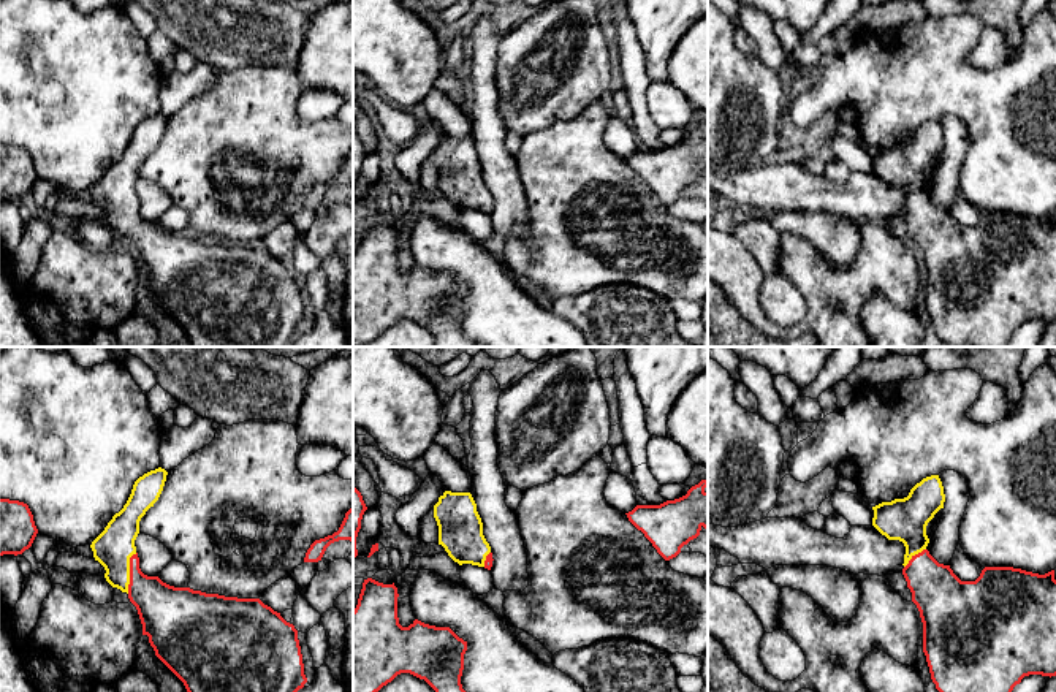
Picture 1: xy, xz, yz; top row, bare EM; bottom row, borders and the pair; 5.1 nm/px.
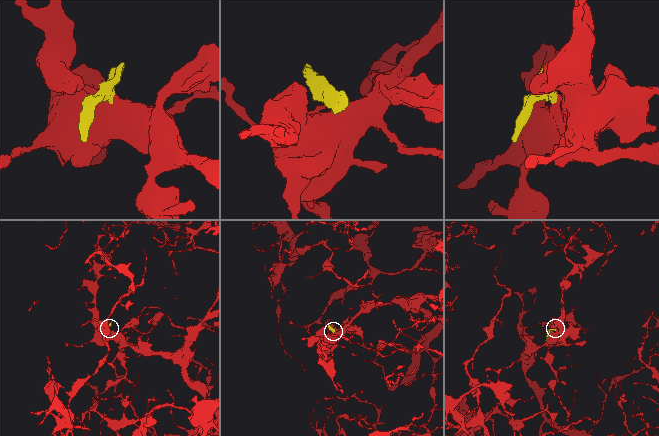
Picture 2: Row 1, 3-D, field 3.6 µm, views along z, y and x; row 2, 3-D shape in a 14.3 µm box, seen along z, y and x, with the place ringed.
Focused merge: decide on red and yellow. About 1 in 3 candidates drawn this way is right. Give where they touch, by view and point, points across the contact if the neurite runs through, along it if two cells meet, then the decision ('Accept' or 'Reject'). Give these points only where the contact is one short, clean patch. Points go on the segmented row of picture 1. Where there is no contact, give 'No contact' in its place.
Touches red at xy (130, 572). Path across: xy (162, 608), (130, 572), (113, 548). Accept

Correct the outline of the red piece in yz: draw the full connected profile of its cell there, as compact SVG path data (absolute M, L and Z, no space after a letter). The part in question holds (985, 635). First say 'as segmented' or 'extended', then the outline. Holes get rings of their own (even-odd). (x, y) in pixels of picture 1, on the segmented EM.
extended; M939 475L917 483L907 497L882 502L872 526L906 546L902 575L923 622L923 652L939 692L1012 692L1024 676L1056 676L1054 570L1039 575L1013 567L985 567L975 581L961 581L926 549L926 526L944 508Z

